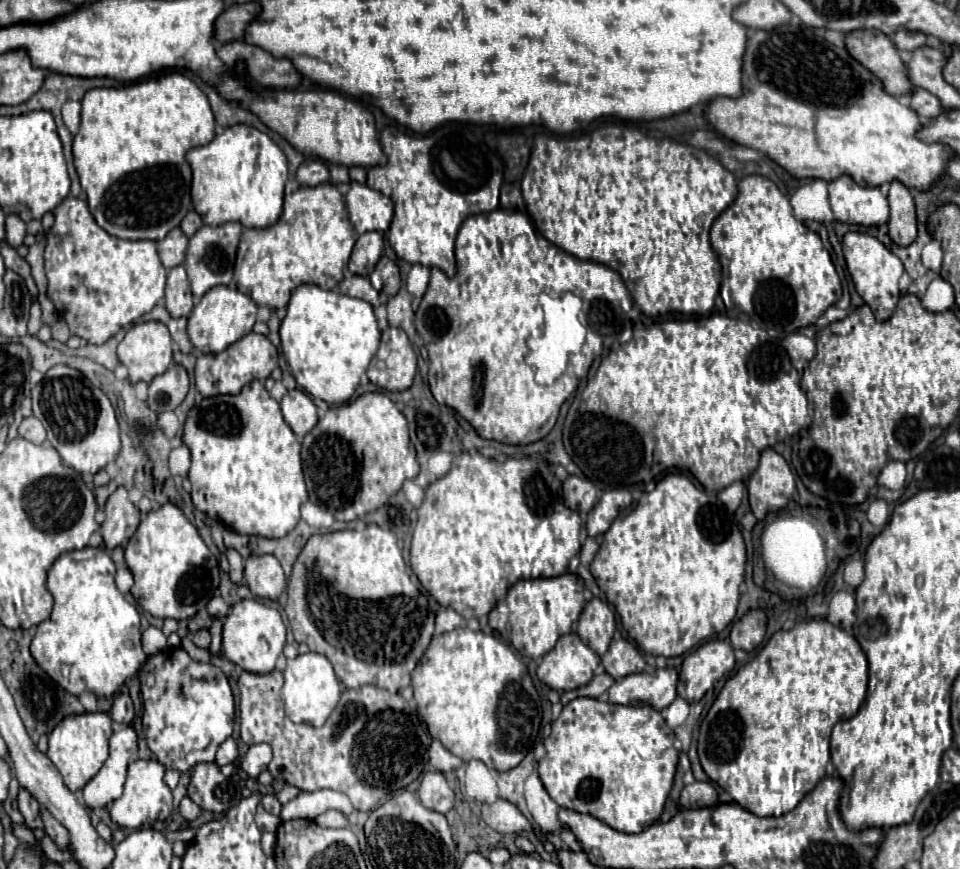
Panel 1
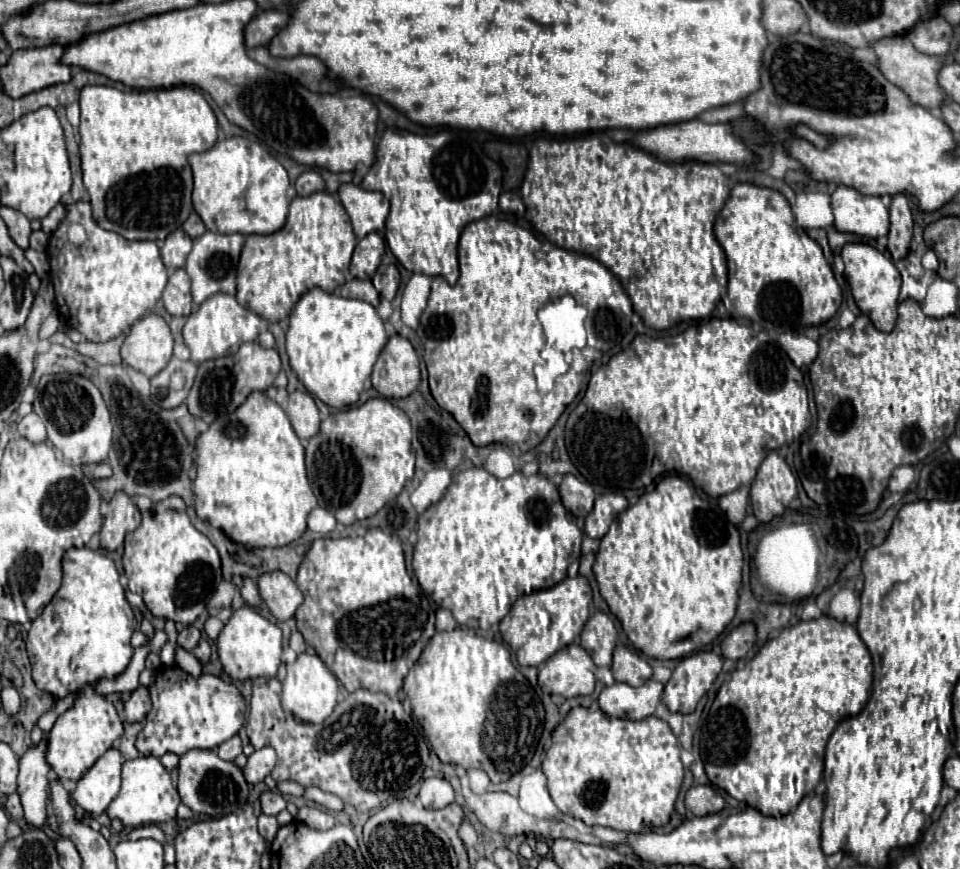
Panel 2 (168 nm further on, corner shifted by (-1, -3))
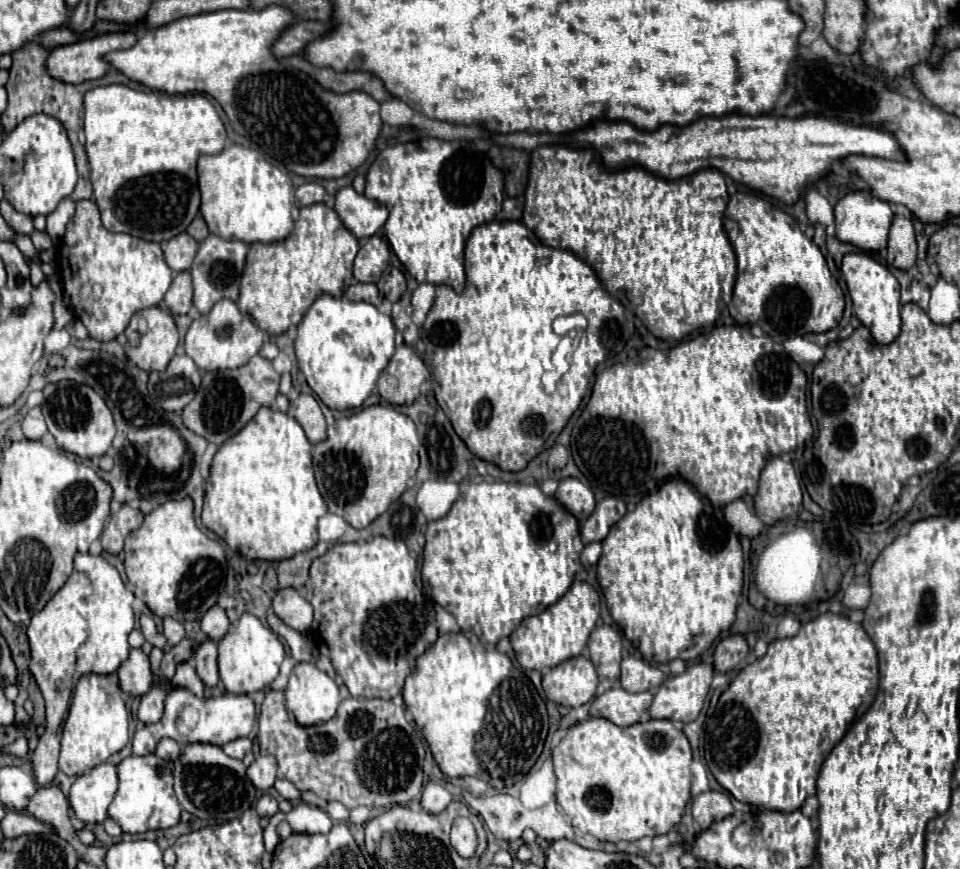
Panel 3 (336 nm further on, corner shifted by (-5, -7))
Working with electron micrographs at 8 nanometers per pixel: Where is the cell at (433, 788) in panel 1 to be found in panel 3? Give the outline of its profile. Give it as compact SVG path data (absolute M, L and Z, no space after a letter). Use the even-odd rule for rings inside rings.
M429 781L429 783L425 785L425 789L423 789L421 807L423 807L427 813L441 813L451 801L453 801L453 795L451 795L441 783Z

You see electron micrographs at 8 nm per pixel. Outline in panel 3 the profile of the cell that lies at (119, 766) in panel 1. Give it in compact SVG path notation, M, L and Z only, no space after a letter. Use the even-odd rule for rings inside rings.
M101 763L77 777L69 793L75 815L85 823L103 823L107 807L117 793L117 781L117 767L113 763Z

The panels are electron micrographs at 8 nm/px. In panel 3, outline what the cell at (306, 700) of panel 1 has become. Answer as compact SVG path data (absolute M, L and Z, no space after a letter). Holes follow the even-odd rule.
M297 663L287 689L287 709L295 715L299 725L315 725L335 717L341 703L337 683L315 663Z

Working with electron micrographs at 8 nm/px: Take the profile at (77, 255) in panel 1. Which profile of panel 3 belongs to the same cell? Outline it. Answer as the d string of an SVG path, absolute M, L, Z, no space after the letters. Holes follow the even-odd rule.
M77 201L77 213L67 225L67 233L61 241L65 249L59 249L60 278L64 284L65 293L71 299L73 313L75 317L87 327L89 337L95 341L113 341L117 339L119 333L123 333L131 321L131 317L149 307L157 307L171 281L173 281L173 271L167 267L163 259L161 245L151 243L151 241L141 241L137 237L129 237L127 233L109 233L99 219L99 209L95 201Z

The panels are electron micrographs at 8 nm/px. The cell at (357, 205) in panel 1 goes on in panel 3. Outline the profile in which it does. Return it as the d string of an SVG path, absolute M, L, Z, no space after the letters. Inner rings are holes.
M343 187L337 193L335 211L339 213L343 225L357 237L375 235L387 221L389 211L383 203L359 195L353 187Z

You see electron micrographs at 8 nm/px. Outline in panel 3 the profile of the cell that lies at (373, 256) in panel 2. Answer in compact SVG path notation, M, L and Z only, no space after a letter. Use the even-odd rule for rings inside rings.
M373 235L359 249L355 267L353 267L353 275L361 283L377 283L387 263L389 263L389 245L383 237Z

